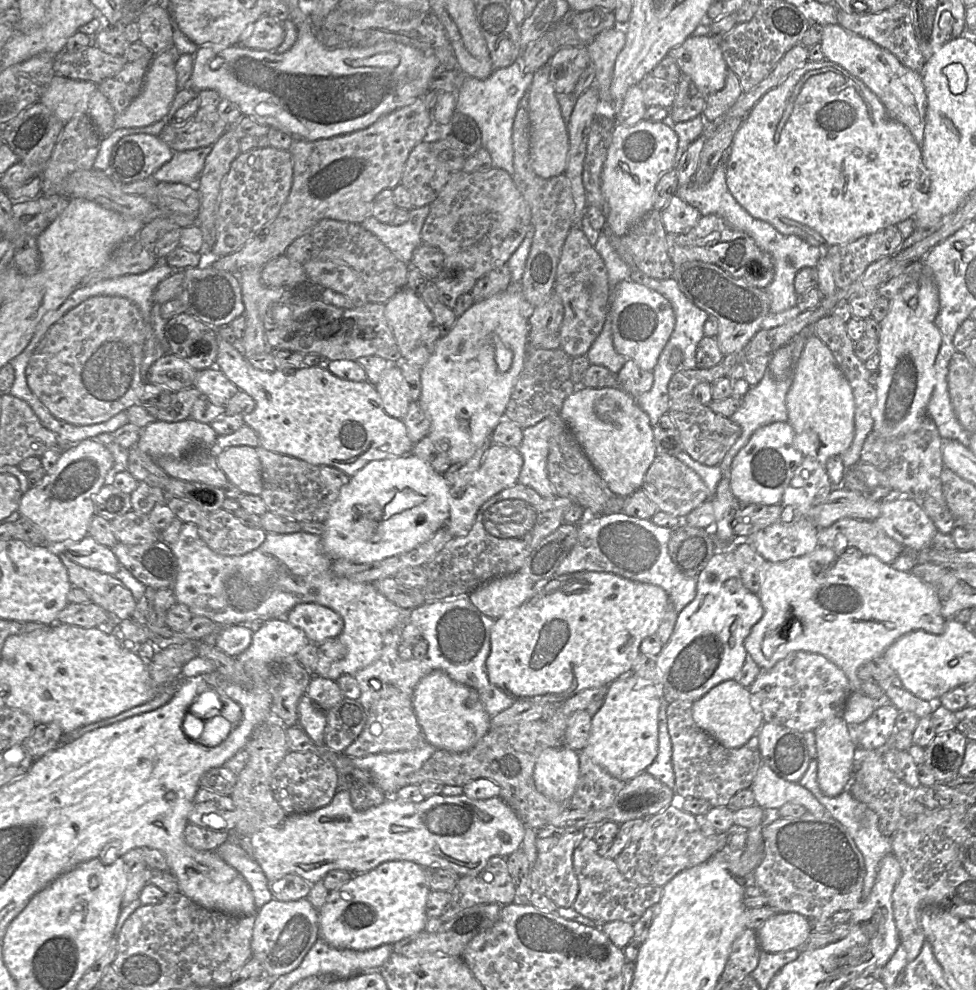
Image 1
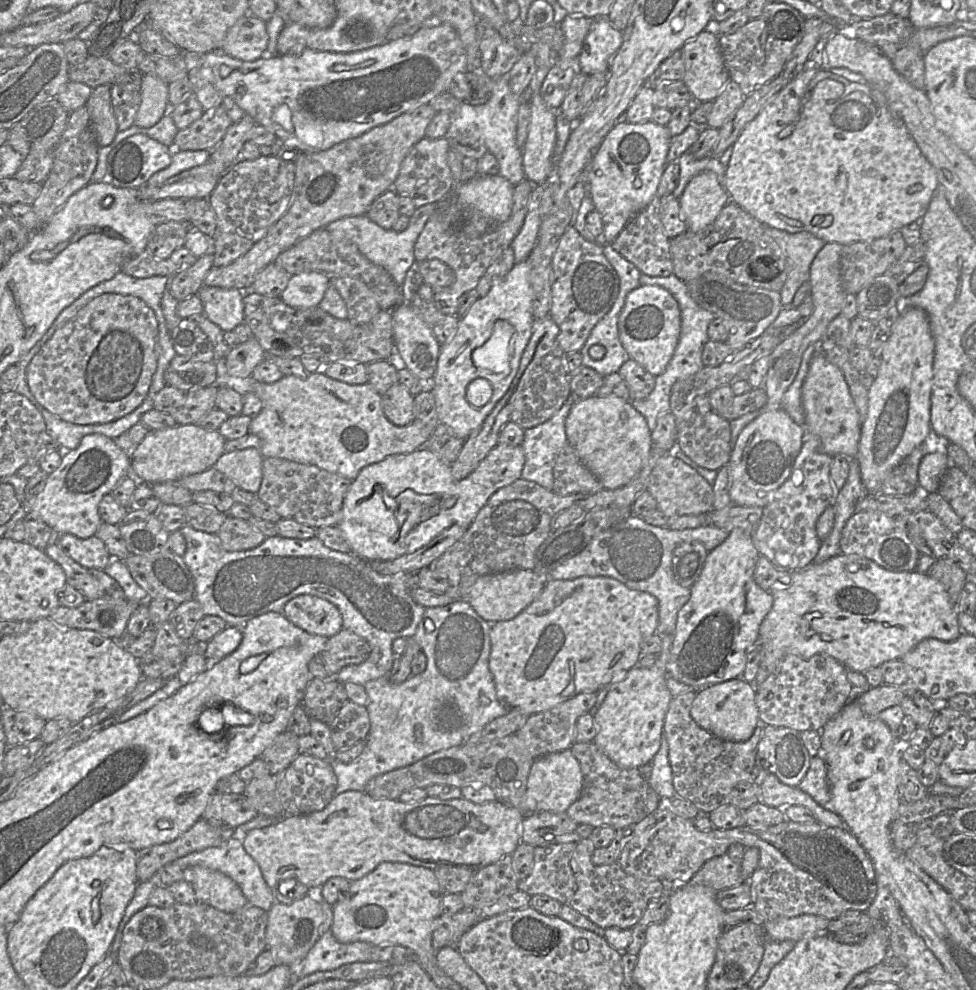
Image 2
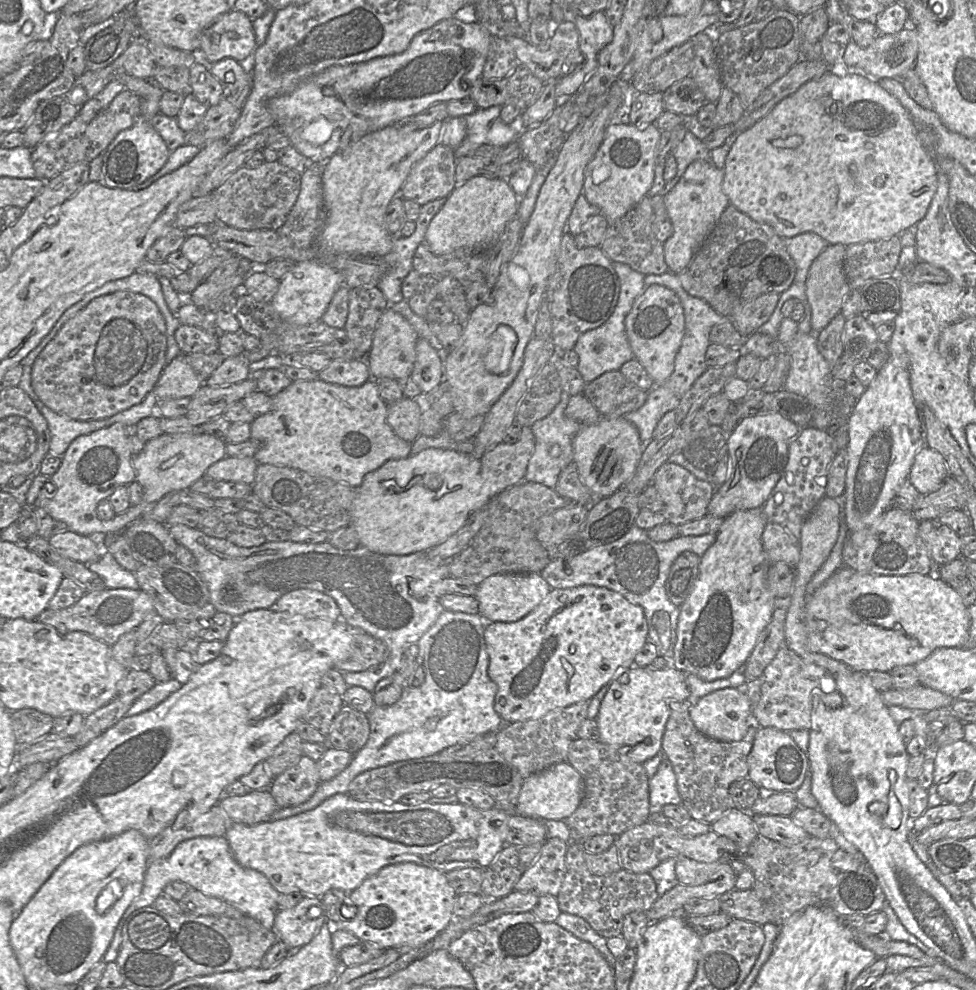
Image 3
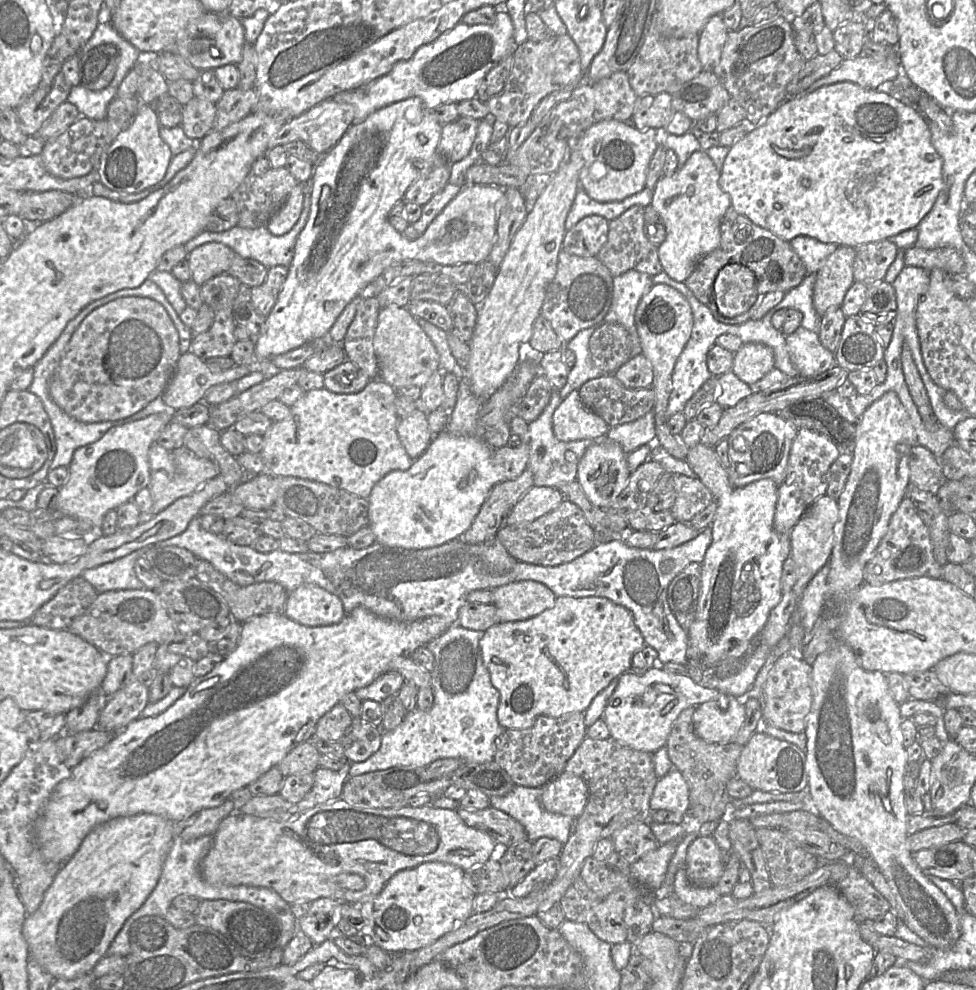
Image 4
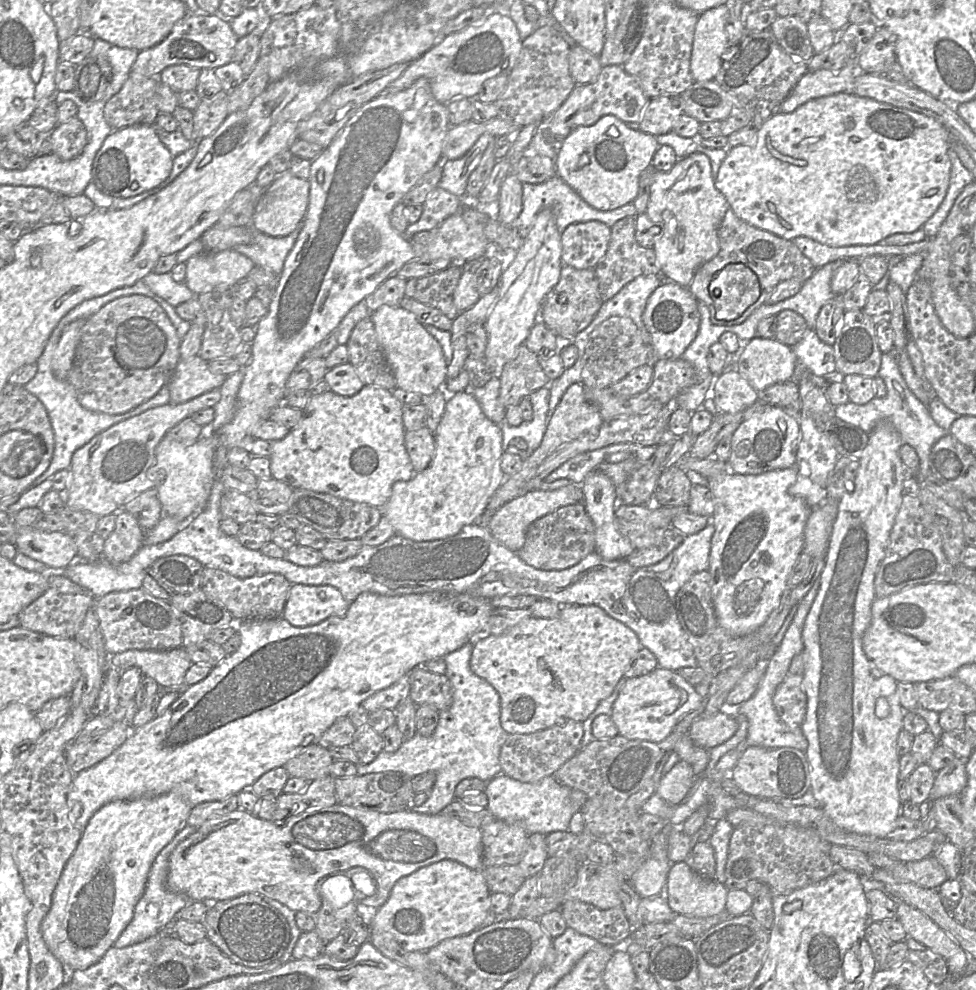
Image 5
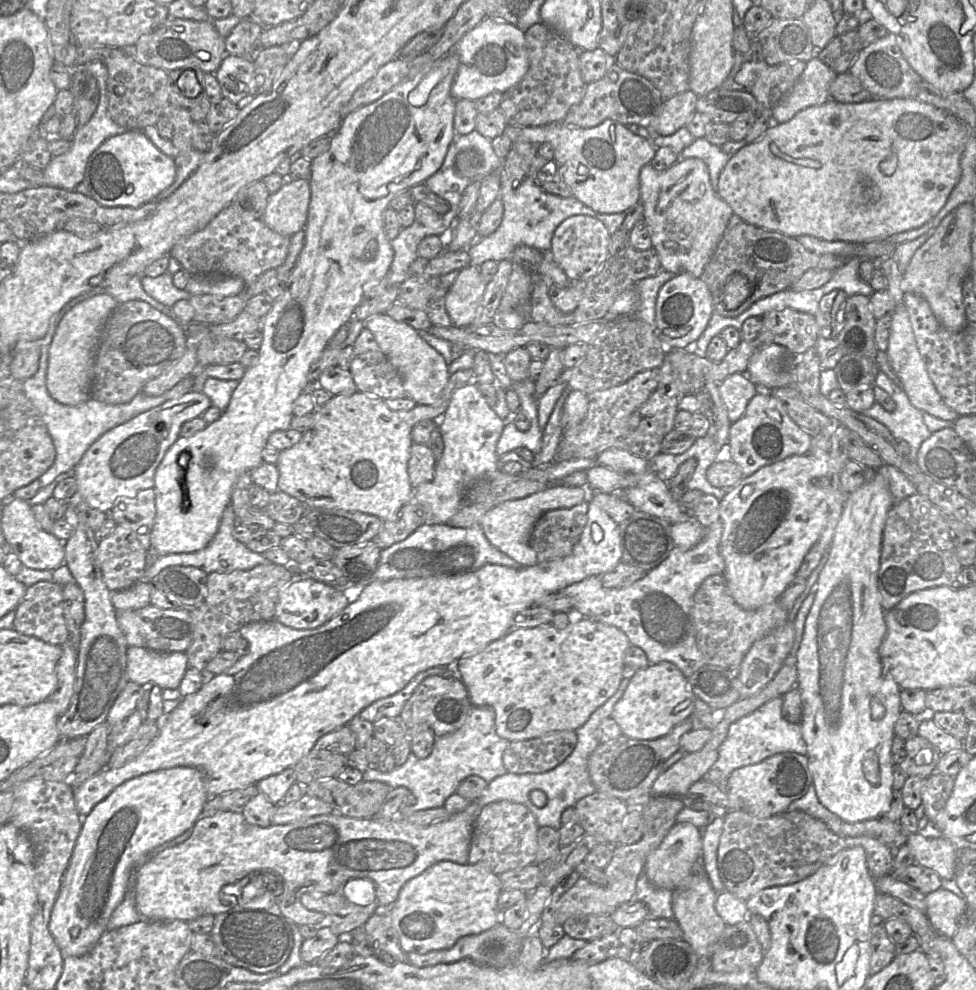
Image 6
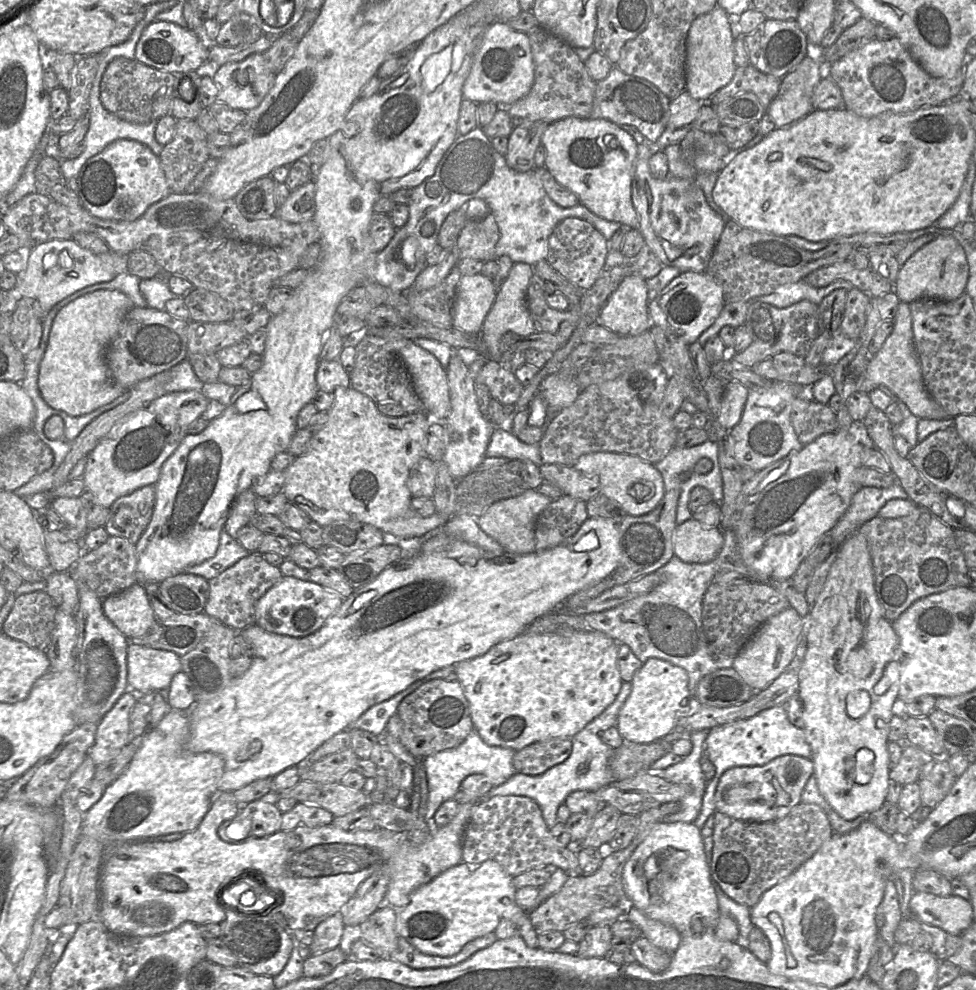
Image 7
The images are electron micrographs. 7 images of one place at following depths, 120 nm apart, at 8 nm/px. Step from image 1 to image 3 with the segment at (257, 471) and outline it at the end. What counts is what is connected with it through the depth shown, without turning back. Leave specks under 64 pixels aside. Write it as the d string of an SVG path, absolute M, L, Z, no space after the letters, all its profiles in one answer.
M226 456L207 469L206 477L218 481L253 485L257 468L258 463L254 457Z

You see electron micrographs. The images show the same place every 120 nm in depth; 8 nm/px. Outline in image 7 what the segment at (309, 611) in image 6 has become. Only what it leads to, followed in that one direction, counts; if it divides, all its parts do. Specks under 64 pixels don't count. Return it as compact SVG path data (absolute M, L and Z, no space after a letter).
M283 576L255 605L255 622L264 630L282 636L307 637L319 629L341 607L346 598L310 580Z

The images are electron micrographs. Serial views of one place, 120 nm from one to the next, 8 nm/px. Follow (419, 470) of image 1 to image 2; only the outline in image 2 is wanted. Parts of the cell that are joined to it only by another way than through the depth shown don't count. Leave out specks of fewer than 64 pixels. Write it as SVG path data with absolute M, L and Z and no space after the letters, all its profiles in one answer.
M497 444L466 478L456 480L451 465L443 463L427 447L408 454L389 455L380 462L362 468L344 497L342 519L337 526L351 547L351 553L367 561L389 561L413 553L453 524L467 528L489 498L500 488L521 478L525 464L522 446Z

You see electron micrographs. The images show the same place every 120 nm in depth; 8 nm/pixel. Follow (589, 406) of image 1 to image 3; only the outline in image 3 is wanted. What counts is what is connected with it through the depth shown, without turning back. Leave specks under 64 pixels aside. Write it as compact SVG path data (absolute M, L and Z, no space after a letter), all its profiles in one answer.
M625 417L601 418L597 423L583 426L573 442L574 459L582 483L597 498L614 494L632 477L642 456L645 444L642 443L637 428Z

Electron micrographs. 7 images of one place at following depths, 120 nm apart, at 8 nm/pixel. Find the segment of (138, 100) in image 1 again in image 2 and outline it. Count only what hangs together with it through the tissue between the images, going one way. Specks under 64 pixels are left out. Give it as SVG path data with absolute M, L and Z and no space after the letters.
M145 74L141 83L141 101L134 125L154 126L169 111L168 84L156 75Z

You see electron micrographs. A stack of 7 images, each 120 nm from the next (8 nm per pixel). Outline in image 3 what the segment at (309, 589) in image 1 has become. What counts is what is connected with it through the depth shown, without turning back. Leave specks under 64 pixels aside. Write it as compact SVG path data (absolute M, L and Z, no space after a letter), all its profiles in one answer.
M184 524L168 527L170 535L177 543L188 548L194 555L197 572L207 586L210 603L217 612L228 613L236 621L247 612L272 607L290 591L300 588L313 589L332 597L337 602L341 610L341 620L349 626L360 628L384 642L390 651L388 659L362 672L344 672L343 678L348 687L359 686L373 693L379 681L399 671L405 648L417 643L444 610L440 598L446 594L443 580L451 577L450 559L433 559L426 552L406 555L380 554L362 546L355 550L343 550L329 542L267 541L257 547L244 548L226 539L210 537L198 528L190 528Z

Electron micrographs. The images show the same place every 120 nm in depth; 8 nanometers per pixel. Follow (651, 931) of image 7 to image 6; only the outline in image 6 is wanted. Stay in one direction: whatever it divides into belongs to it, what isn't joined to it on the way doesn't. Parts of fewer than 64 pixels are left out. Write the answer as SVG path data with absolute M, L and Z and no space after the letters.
M644 874L637 880L635 898L649 910L649 918L674 919L671 890L659 888L650 883Z

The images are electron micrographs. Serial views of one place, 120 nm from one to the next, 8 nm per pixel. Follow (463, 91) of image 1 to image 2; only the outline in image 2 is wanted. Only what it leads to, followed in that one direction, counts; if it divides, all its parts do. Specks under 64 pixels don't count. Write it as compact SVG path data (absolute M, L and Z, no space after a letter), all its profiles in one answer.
M506 77L493 78L493 88L490 99L482 105L471 105L461 102L451 114L451 124L444 138L447 140L456 136L459 131L477 131L488 151L495 156L499 164L499 175L511 184L517 185L525 179L523 169L523 154L516 142L518 108L522 96L516 96L510 89Z

